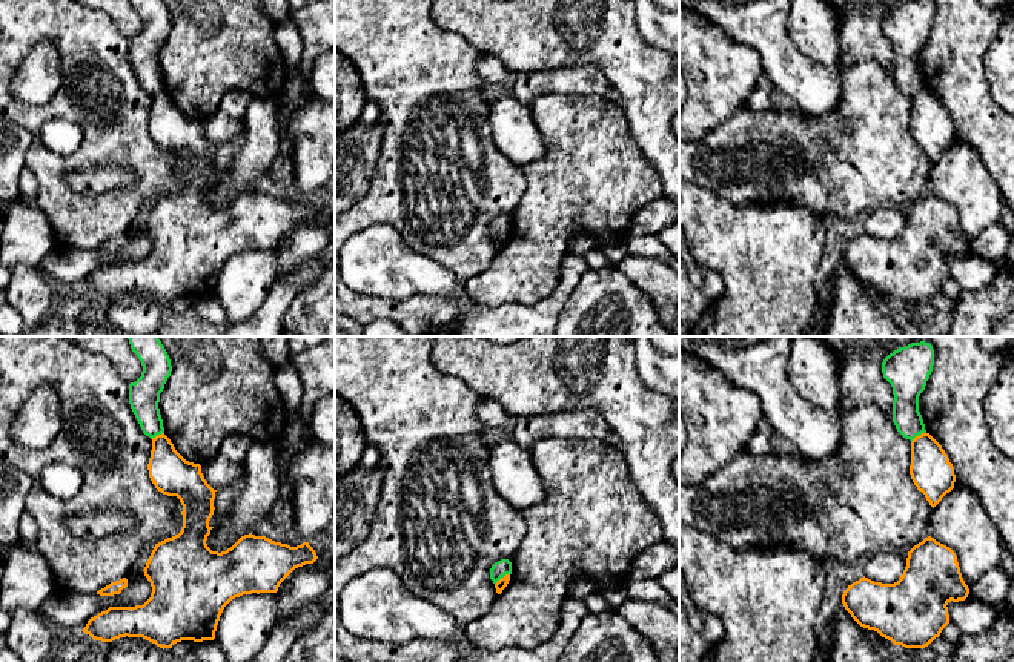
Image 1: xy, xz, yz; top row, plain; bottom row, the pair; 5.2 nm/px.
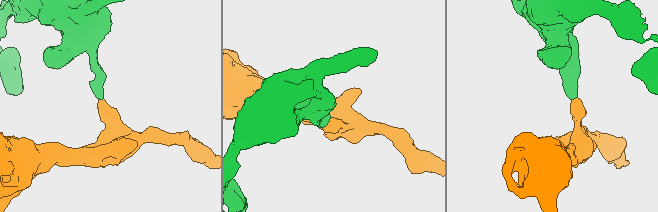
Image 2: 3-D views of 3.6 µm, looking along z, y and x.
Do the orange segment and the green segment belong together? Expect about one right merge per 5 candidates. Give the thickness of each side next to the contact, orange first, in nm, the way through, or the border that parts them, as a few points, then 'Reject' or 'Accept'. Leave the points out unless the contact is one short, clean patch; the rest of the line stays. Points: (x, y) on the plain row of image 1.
Thickness 60 nm (orange) against 90 nm. Boundary: xz (509, 229), (495, 240). Reject

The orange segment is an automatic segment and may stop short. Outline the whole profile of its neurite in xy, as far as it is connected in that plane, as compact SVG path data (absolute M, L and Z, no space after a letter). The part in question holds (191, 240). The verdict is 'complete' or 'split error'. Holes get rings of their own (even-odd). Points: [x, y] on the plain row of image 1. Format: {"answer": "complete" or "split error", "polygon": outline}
{"answer": "complete", "polygon": "M161 89L152 94L147 126L158 147L180 155L183 183L178 190L155 200L146 218L143 227L152 243L151 253L143 261L109 263L91 273L81 287L92 295L112 298L126 292L143 293L163 306L181 296L214 296L220 272L232 255L252 249L277 249L295 224L318 215L309 198L290 203L252 189L241 192L226 207L212 207L206 197L214 184L209 177L215 166L217 146L204 135L201 121L186 117Z"}

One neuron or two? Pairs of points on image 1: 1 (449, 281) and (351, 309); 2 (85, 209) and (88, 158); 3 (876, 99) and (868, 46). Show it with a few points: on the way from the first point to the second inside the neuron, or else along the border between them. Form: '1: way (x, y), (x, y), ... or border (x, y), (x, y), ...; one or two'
1: border (352, 289), (386, 298), (421, 295); two
2: way (66, 195), (59, 188), (59, 171), (69, 163); one
3: border (839, 72), (861, 62), (876, 60), (891, 77); two

